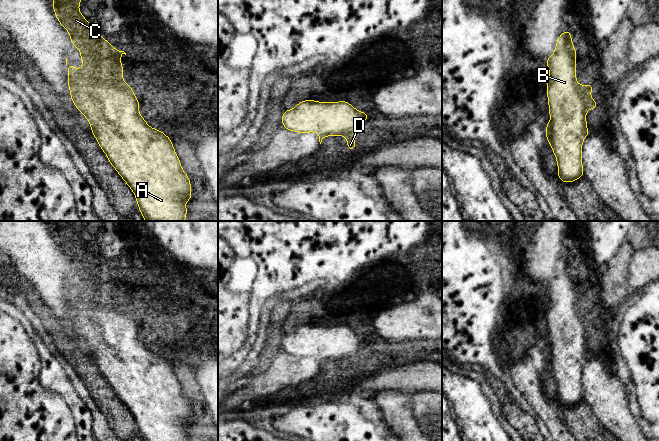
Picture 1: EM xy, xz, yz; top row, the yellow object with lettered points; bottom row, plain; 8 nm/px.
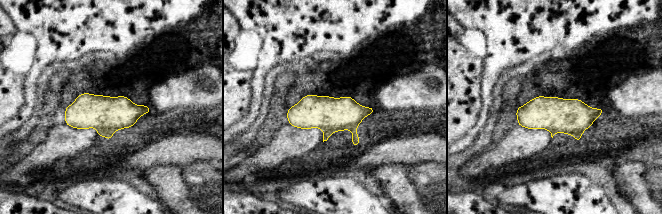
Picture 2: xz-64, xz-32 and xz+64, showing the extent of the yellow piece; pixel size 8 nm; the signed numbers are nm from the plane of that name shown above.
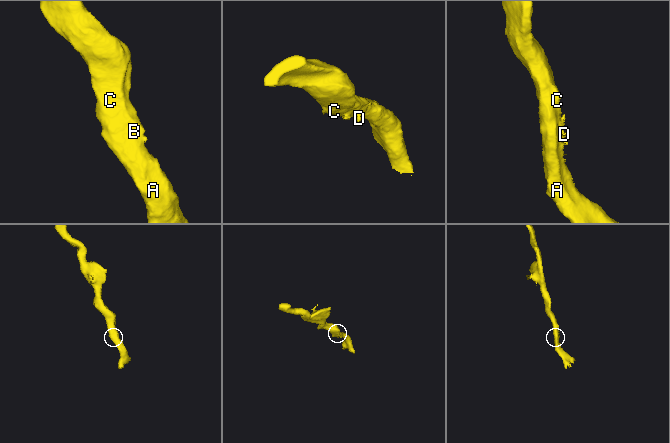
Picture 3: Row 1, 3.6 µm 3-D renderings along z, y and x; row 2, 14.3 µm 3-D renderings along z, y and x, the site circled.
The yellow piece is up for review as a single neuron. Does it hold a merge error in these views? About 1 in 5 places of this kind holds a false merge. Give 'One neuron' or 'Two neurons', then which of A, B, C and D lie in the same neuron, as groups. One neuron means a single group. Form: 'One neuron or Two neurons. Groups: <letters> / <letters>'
Two neurons. Groups: A B C / D

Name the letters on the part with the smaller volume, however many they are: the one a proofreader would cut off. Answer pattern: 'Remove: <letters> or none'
Remove: D

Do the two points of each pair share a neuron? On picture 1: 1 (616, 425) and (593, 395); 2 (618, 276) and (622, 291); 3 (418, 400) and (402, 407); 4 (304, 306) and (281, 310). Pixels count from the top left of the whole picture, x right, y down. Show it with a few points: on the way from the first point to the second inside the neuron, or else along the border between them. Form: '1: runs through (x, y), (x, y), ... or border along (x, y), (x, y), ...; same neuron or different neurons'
1: runs through (616, 418), (600, 402); same neuron
2: runs through (618, 280), (618, 287); same neuron
3: border along (411, 394), (411, 411), (419, 426); different neurons
4: border along (291, 305), (291, 311), (283, 323), (282, 330); different neurons

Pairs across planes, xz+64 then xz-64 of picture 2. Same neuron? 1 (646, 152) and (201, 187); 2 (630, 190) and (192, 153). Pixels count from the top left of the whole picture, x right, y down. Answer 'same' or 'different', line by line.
1: different
2: different

